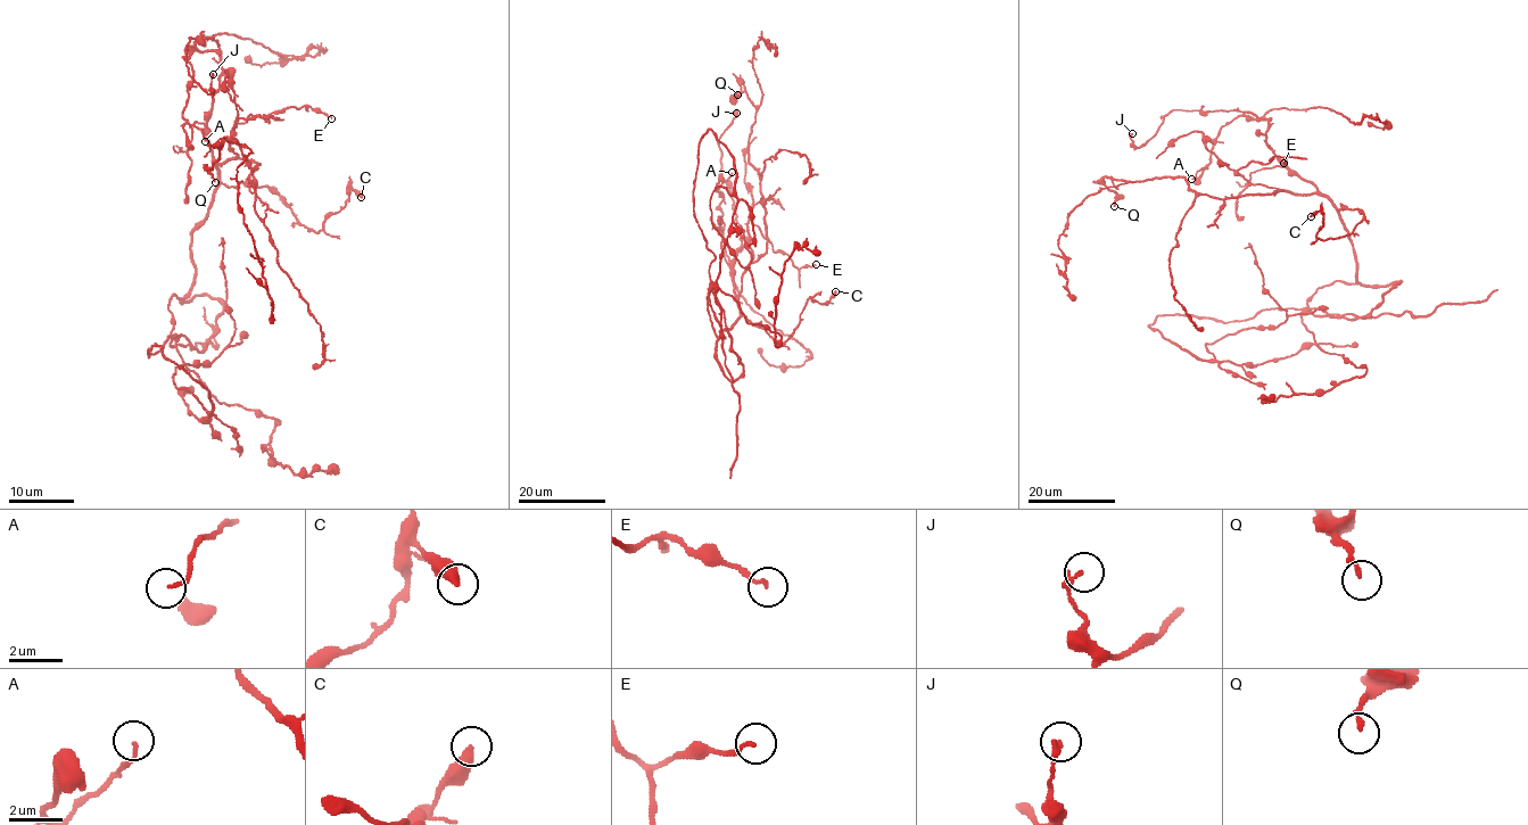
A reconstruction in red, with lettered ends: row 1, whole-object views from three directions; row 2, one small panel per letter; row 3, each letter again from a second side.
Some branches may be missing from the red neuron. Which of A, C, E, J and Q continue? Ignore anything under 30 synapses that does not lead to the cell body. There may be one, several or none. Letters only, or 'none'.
none

